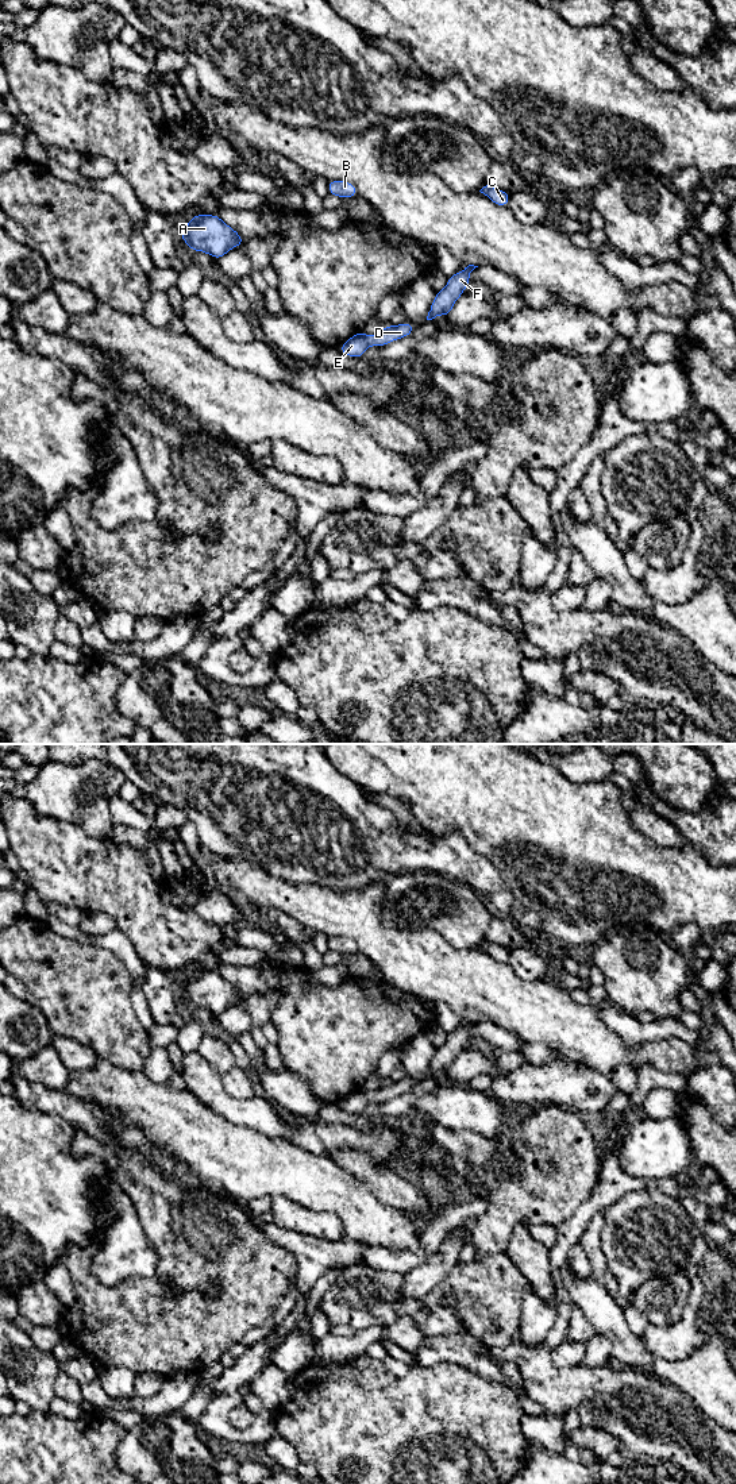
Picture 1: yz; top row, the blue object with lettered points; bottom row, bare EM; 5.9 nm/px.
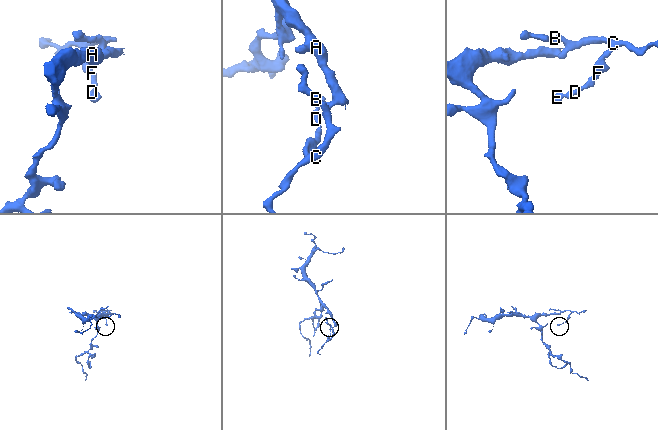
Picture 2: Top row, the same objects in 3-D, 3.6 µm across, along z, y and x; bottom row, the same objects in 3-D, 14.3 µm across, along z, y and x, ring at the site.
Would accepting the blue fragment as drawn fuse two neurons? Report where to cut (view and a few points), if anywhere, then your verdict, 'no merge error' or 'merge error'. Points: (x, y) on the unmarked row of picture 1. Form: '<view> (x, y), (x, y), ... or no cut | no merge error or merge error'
no cut | no merge error

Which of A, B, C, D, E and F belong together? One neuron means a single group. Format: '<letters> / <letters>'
A B C D E F

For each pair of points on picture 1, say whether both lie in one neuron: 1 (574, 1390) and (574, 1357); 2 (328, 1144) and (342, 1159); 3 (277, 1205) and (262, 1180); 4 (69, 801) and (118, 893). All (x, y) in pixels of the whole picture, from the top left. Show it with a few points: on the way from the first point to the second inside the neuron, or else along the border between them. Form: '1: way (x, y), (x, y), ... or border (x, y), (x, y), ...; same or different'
1: border (550, 1352), (551, 1361), (558, 1367), (581, 1364); different
2: border (366, 1155), (358, 1149), (338, 1148), (330, 1156); different
3: border (270, 1195), (285, 1195), (301, 1206); different
4: border (58, 818), (80, 825), (91, 836), (110, 837); different

